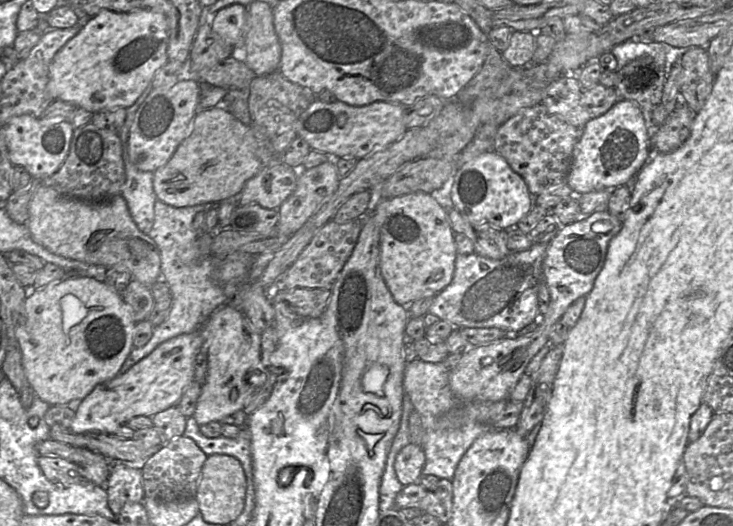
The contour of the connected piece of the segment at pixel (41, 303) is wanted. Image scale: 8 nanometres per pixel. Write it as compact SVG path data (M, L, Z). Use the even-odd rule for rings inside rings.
M72 277L51 282L41 289L37 289L31 296L25 299L26 321L17 327L15 337L22 356L22 365L30 386L35 394L43 401L52 405L67 405L76 403L76 408L80 401L84 399L98 384L109 381L120 374L120 369L133 349L136 321L129 305L122 297L111 290L104 281L99 282L89 277Z

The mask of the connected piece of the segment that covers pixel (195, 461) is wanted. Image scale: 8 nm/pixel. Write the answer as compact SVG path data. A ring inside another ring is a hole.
M184 435L161 445L143 466L144 496L160 502L194 497L207 458L195 441Z

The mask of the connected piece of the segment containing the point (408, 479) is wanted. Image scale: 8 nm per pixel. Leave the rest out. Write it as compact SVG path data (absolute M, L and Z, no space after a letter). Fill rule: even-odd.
M409 443L397 454L394 469L399 482L403 486L417 483L422 475L426 458L423 448Z

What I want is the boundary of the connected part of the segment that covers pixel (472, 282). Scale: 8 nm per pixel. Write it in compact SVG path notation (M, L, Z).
M534 243L529 249L511 252L503 259L491 259L476 252L471 254L458 253L451 282L437 294L428 312L451 323L454 328L496 327L503 329L508 334L517 334L525 326L539 318L538 288L543 281L543 263L547 247L548 243Z

